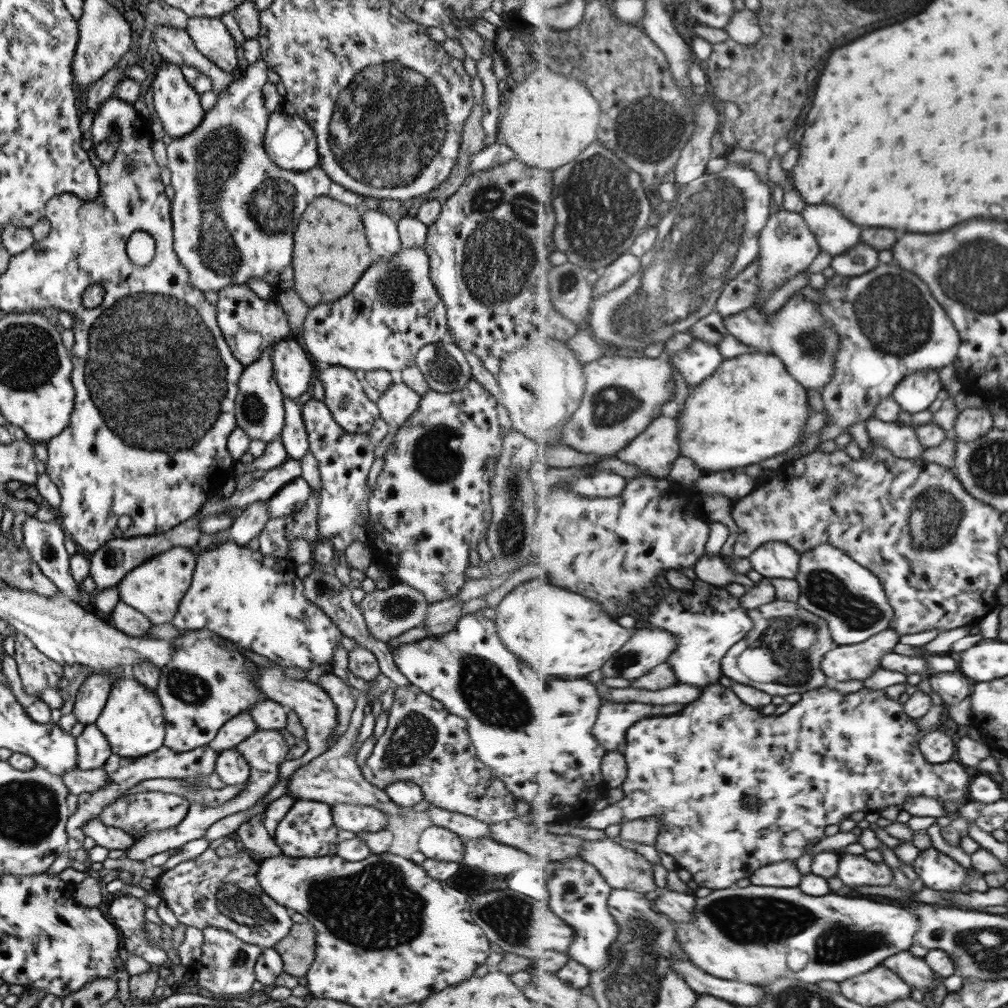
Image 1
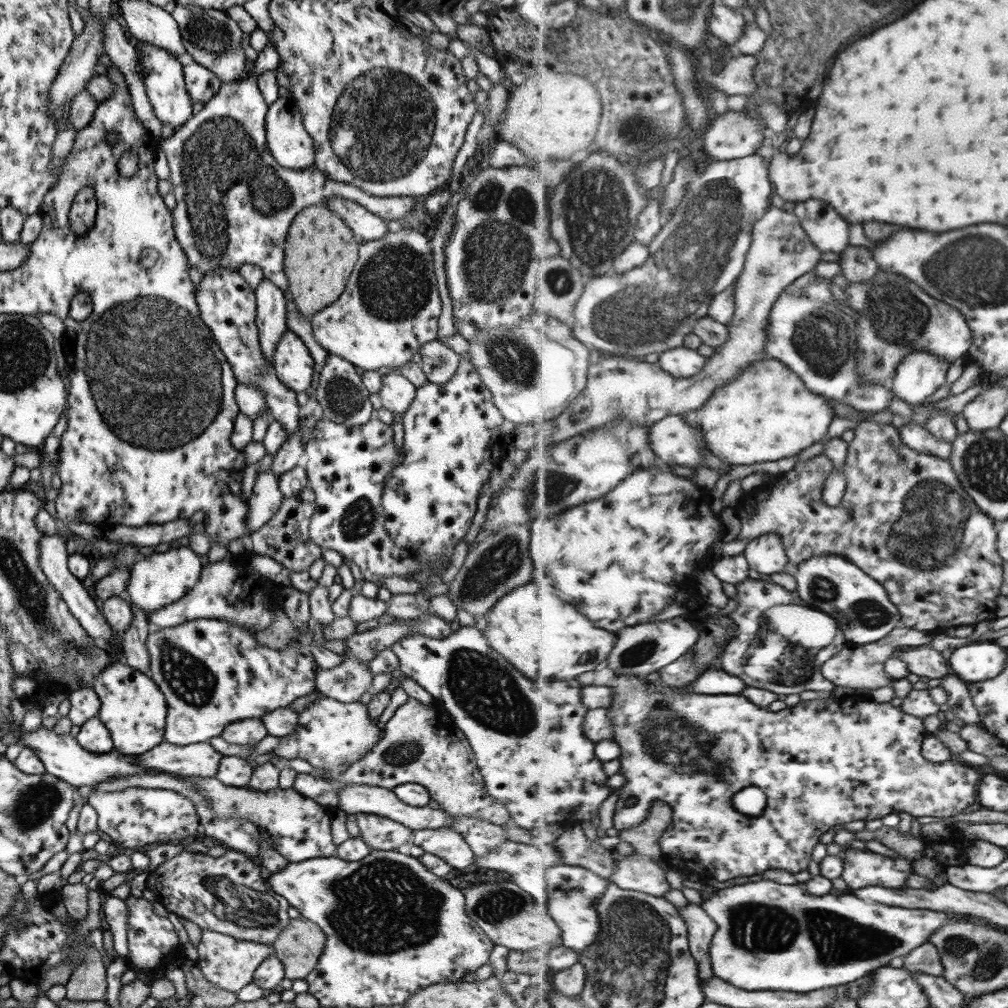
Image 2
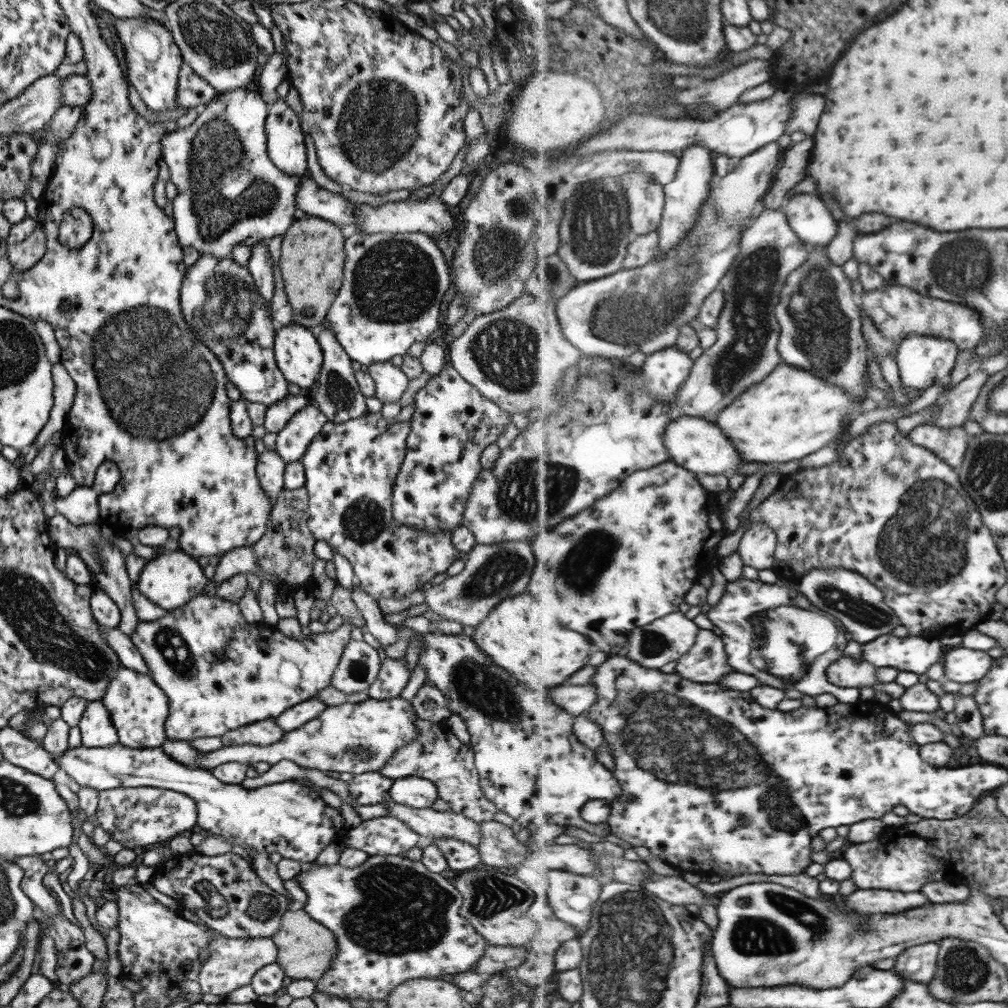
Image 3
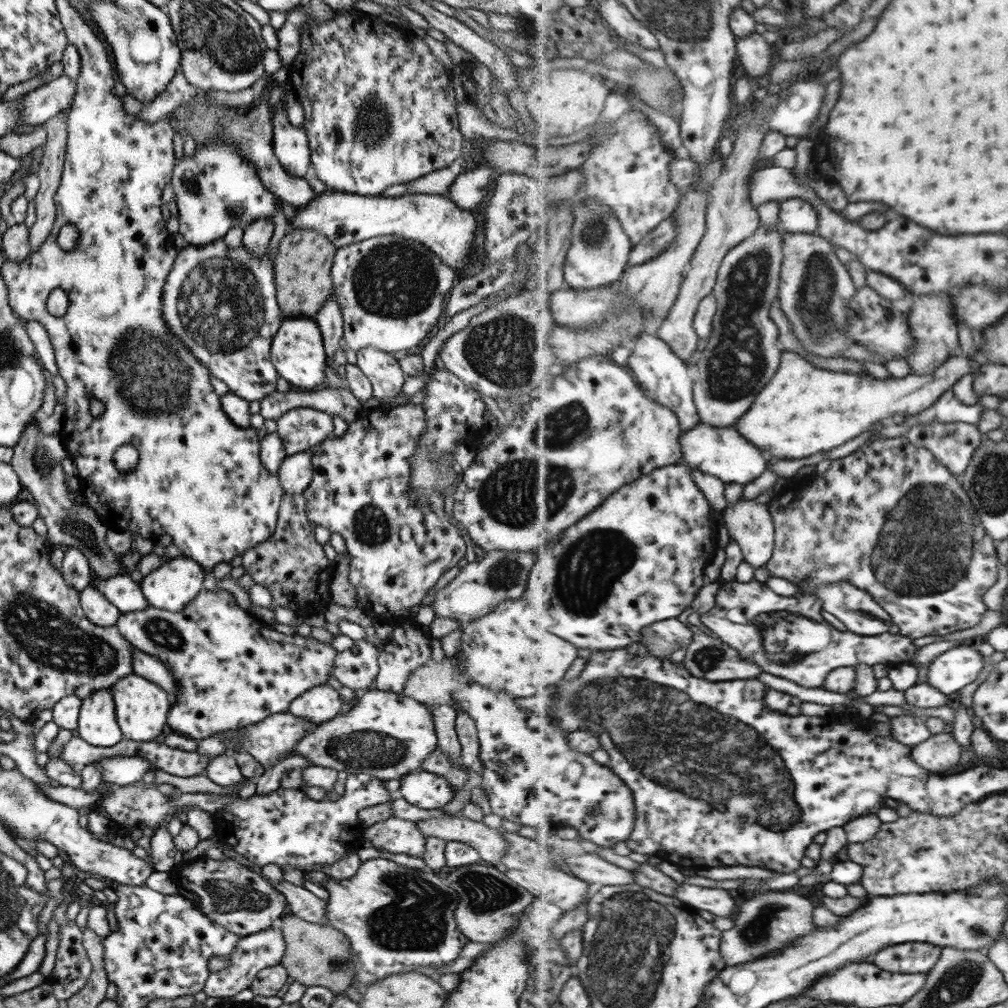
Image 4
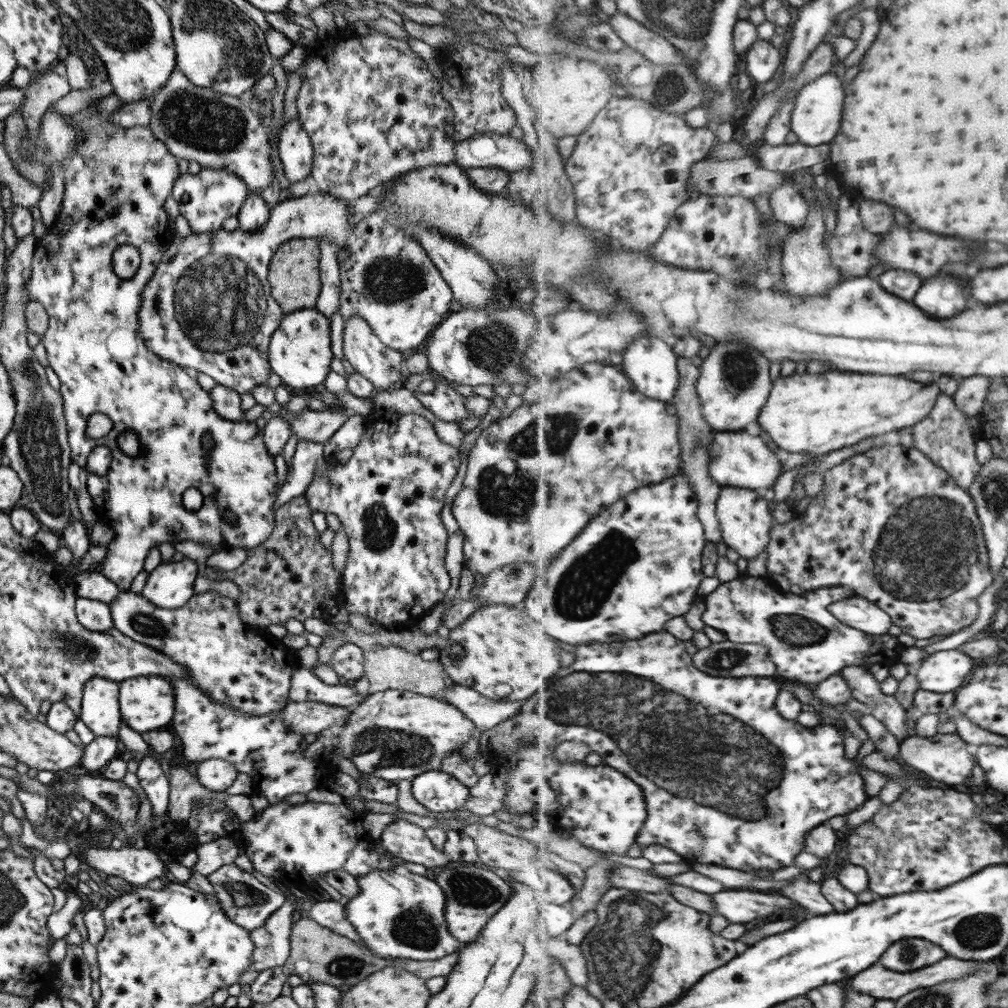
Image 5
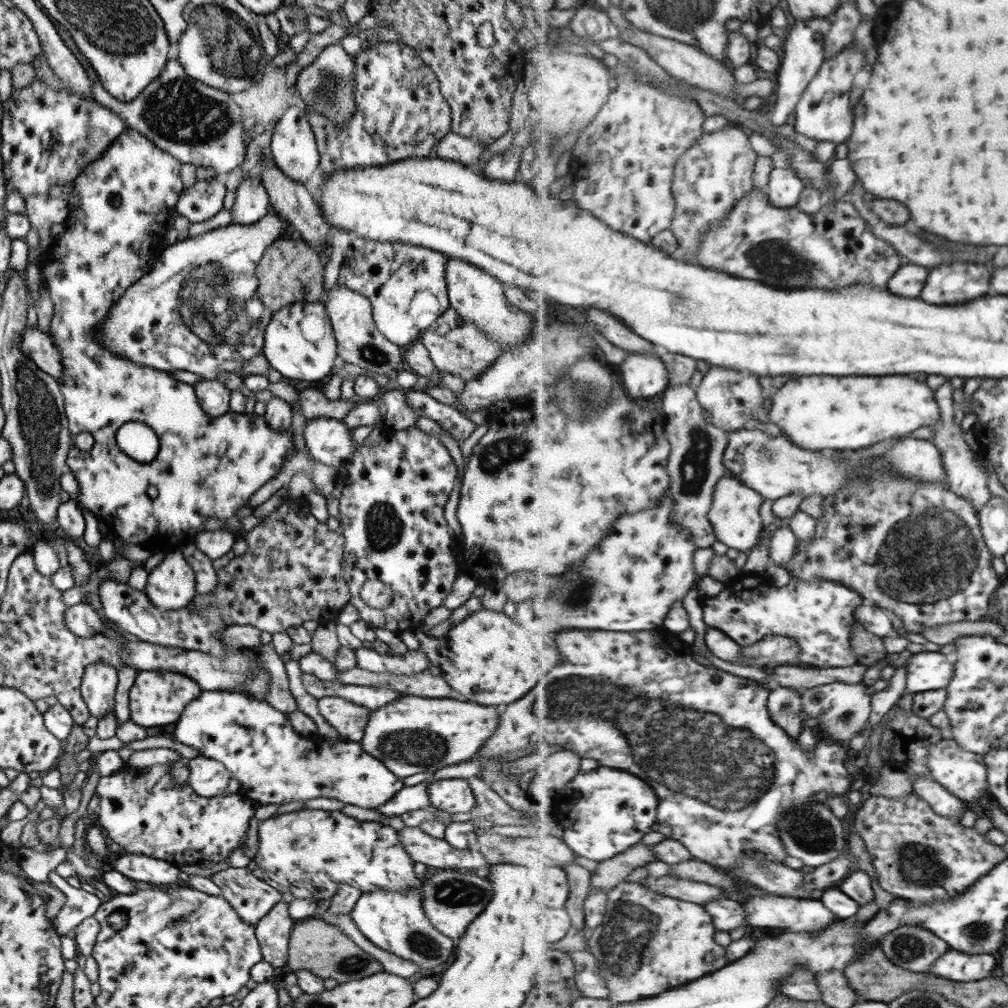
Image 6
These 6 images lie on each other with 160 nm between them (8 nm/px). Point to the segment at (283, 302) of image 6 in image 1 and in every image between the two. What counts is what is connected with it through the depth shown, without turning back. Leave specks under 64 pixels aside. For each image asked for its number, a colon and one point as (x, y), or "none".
1: (329, 253)
2: (319, 250)
3: (311, 262)
4: (301, 268)
5: (293, 271)

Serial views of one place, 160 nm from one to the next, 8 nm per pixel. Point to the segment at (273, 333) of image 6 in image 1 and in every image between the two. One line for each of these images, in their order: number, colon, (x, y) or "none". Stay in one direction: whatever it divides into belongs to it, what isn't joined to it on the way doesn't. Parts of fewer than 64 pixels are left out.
1: (291, 370)
2: (293, 366)
3: (297, 355)
4: (297, 354)
5: (298, 353)

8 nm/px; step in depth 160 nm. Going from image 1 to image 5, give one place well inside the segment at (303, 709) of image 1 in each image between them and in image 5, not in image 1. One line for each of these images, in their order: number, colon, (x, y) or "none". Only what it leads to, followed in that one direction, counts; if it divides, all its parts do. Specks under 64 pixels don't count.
2: (329, 734)
3: (355, 738)
4: (386, 735)
5: (394, 735)

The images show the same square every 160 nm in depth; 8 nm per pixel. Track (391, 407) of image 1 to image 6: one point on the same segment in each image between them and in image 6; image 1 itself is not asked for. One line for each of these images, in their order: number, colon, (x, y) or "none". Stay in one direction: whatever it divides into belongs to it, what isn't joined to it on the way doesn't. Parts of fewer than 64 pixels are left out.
2: (395, 393)
3: (389, 382)
4: (381, 369)
5: (381, 366)
6: (357, 341)

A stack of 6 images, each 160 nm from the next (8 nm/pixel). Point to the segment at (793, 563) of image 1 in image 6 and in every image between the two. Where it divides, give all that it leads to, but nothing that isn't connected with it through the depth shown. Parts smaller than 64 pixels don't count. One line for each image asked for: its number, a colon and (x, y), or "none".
2: (767, 554)
3: (759, 546)
4: (750, 523)
5: (746, 522)
6: (735, 515)

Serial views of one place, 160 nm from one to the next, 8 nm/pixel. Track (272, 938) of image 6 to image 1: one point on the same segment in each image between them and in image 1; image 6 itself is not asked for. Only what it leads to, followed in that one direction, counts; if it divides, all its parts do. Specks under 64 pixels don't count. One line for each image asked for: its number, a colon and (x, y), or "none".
1: (225, 966)
2: (228, 964)
3: (232, 962)
4: (252, 953)
5: (271, 941)

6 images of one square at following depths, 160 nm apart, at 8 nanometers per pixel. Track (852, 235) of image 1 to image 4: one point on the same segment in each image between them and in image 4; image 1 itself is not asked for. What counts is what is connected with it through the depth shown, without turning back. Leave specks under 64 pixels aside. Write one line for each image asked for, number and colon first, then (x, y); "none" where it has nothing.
2: (829, 230)
3: (810, 217)
4: (797, 215)

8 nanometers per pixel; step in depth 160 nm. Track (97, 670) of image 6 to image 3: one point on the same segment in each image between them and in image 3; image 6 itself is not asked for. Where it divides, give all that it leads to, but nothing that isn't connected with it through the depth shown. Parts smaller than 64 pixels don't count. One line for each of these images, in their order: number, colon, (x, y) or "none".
3: (96, 730)
4: (96, 724)
5: (99, 711)

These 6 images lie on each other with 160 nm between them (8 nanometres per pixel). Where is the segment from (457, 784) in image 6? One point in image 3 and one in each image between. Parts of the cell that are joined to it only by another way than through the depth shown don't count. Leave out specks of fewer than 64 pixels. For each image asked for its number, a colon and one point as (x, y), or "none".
3: (414, 792)
4: (425, 790)
5: (438, 792)

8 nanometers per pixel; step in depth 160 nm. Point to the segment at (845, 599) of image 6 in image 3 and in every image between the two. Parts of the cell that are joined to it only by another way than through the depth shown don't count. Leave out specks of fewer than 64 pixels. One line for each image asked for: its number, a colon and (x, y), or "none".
3: (766, 633)
4: (786, 635)
5: (807, 641)

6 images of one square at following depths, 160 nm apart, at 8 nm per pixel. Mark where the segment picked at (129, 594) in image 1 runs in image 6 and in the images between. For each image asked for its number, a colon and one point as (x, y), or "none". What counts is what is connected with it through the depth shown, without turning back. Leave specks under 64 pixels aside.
2: (164, 576)
3: (169, 580)
4: (170, 586)
5: (169, 585)
6: (170, 585)

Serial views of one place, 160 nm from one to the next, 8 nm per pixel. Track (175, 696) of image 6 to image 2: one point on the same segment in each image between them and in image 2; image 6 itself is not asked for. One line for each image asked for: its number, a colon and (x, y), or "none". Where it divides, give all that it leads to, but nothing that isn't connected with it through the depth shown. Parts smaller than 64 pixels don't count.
2: (132, 708)
3: (137, 707)
4: (141, 707)
5: (146, 703)

